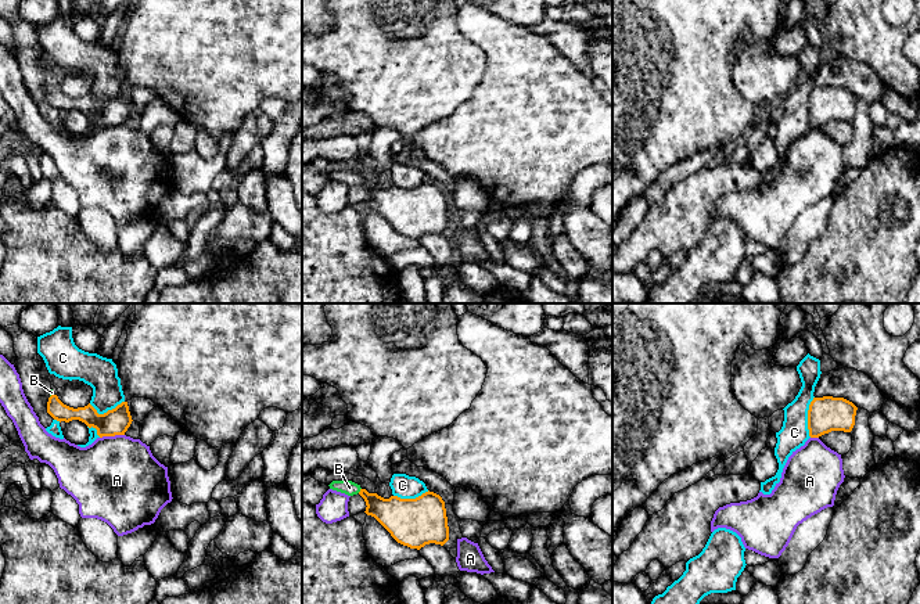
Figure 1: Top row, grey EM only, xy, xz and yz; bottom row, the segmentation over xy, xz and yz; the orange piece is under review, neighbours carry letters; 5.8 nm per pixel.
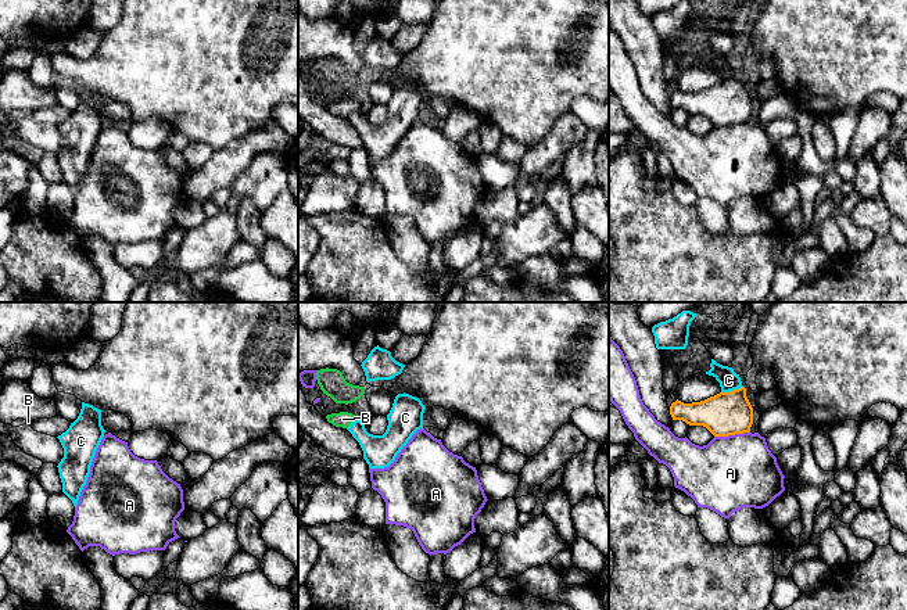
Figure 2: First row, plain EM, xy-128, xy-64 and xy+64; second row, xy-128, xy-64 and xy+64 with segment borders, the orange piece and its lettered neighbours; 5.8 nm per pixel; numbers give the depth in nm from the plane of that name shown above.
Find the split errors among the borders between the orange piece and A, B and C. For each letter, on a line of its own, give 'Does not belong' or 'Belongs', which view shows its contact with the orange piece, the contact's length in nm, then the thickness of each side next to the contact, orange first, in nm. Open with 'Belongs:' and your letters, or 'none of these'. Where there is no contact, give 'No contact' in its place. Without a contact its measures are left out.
Belongs: B
A: Does not belong. Touches orange in xy. Shared border 150 nm. Thickness 150 nm (orange) against 500 nm
B: Belongs. Touches orange in xz. Shared border 40 nm. Thickness 200 nm (orange) against 90 nm
C: Does not belong. Touches orange in yz. Shared border 240 nm. Thickness 200 nm (orange) against 160 nm

